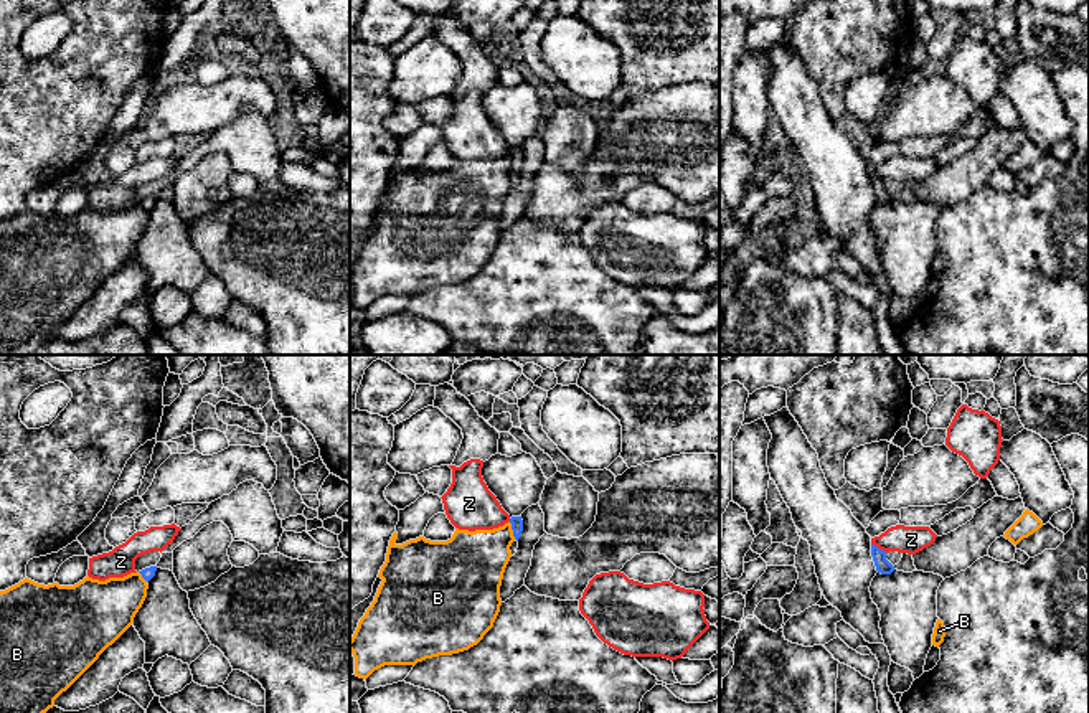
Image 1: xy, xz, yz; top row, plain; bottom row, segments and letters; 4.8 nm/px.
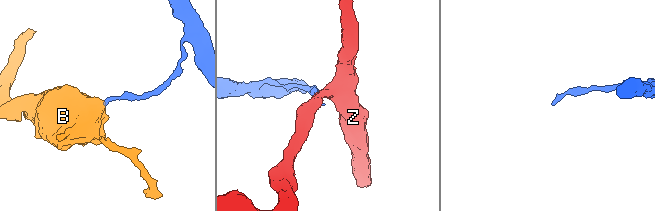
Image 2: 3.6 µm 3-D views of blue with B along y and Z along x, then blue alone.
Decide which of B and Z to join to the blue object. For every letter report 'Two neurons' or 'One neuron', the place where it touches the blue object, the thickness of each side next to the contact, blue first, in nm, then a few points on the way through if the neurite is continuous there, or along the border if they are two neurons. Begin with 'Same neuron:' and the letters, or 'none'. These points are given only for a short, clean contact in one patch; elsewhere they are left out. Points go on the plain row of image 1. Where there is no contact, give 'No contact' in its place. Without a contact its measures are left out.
Same neuron: none
B: Two neurons. Touches blue at xz (512, 159). Thickness 60 nm (blue) against 300 nm. Boundary: xz (509, 152), (515, 169)
Z: Two neurons. Touches blue at yz (878, 179). Thickness 70 nm (blue) against 140 nm

